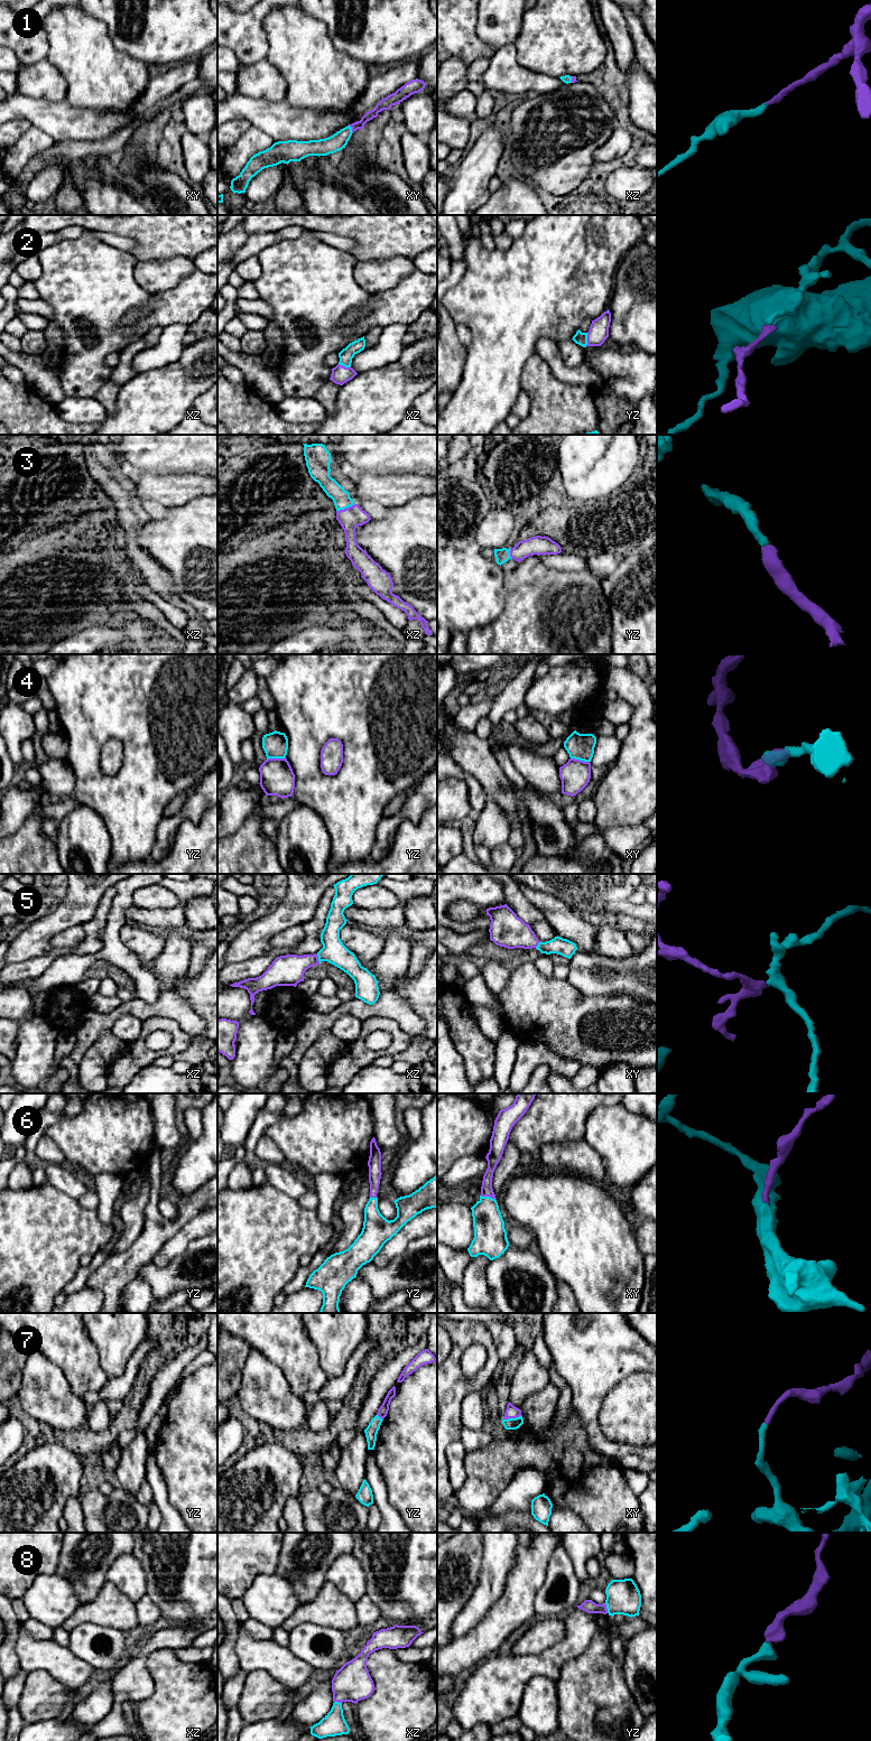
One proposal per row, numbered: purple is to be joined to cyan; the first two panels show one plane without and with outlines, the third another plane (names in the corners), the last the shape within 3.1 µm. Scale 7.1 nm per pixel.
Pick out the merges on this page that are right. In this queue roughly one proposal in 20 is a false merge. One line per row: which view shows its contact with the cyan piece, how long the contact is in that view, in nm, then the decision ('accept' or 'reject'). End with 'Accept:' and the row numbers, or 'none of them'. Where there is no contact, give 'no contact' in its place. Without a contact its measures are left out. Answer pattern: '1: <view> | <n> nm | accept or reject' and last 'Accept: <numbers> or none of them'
1: xy | 70 nm | accept
2: yz | 100 nm | accept
3: xz | 140 nm | accept
4: yz | 140 nm | reject
5: xz | 60 nm | accept
6: xy | 110 nm | accept
7: xy | 140 nm | accept
8: yz | 80 nm | accept
Accept: 1, 2, 3, 5, 6, 7, 8

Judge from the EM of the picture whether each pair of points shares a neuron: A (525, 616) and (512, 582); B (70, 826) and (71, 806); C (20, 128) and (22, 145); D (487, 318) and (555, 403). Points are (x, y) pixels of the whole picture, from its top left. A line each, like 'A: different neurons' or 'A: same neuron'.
A: same neuron
B: different neurons
C: different neurons
D: different neurons

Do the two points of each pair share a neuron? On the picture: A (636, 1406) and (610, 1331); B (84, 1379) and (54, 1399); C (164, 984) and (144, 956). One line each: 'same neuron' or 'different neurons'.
A: different neurons
B: different neurons
C: different neurons

